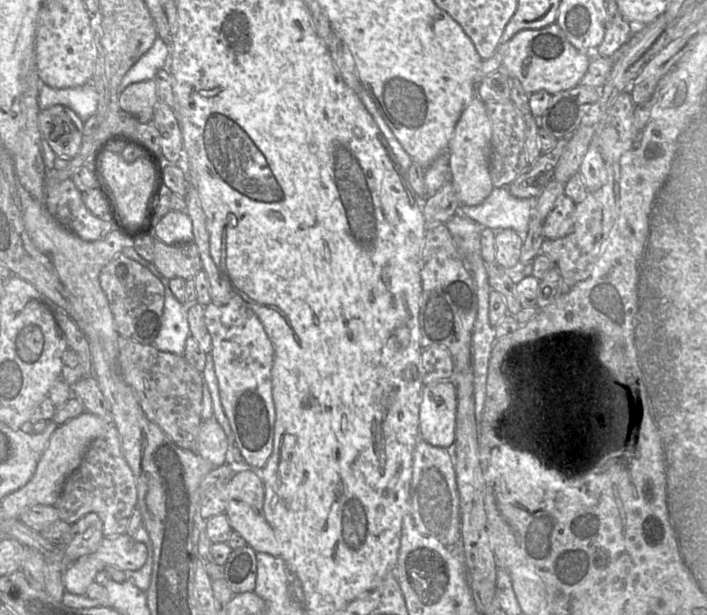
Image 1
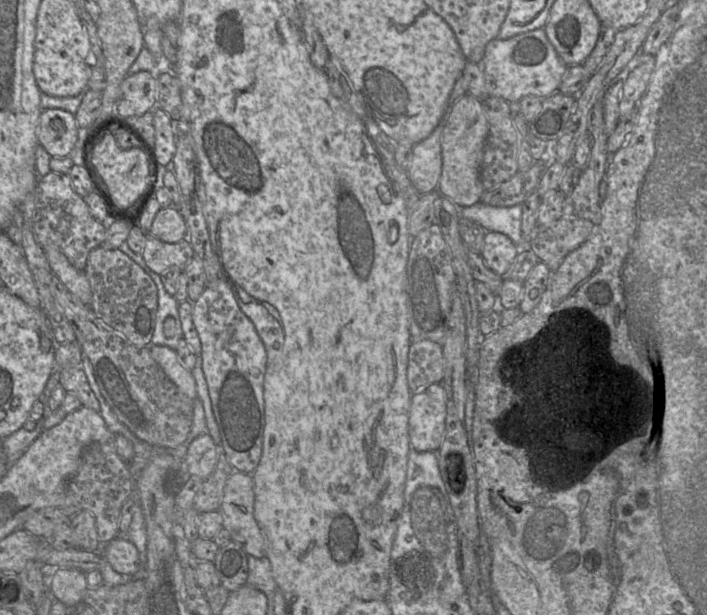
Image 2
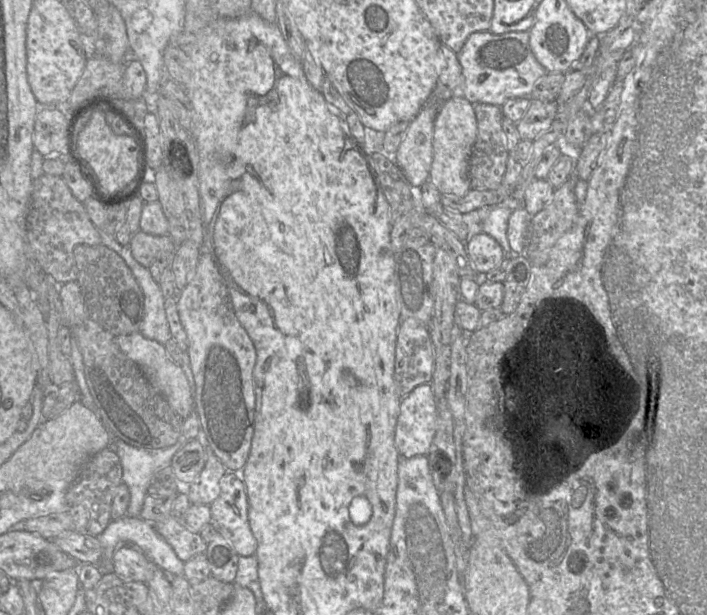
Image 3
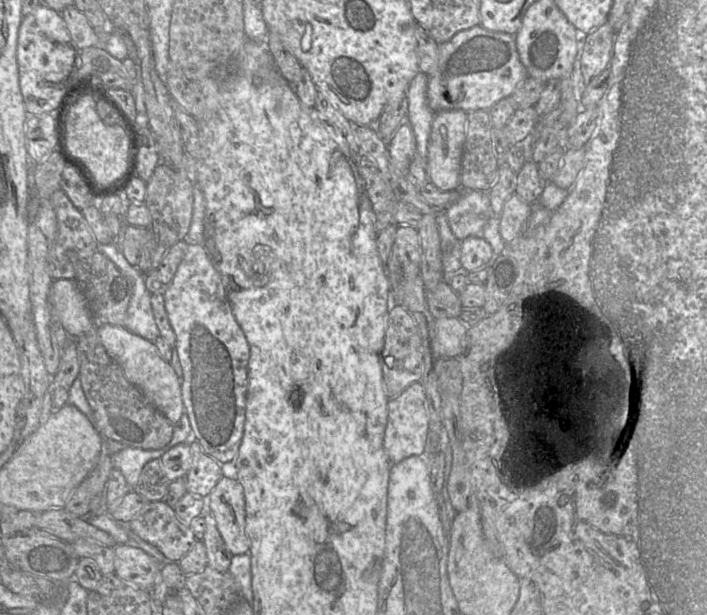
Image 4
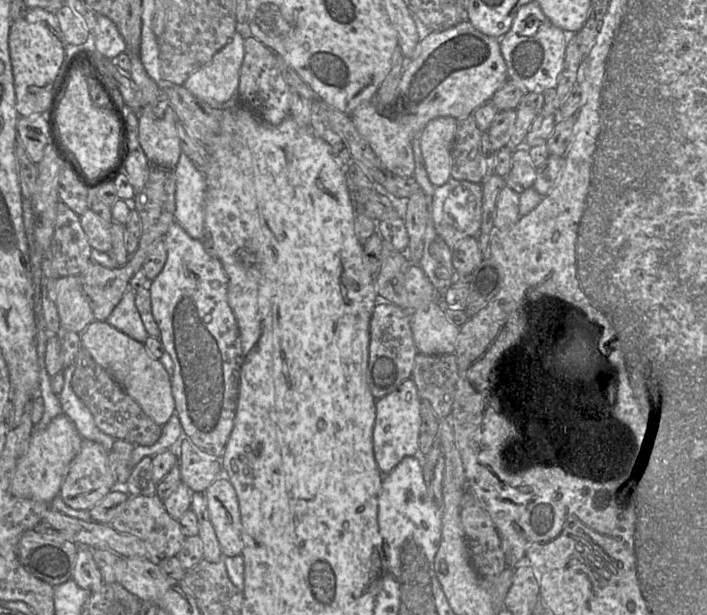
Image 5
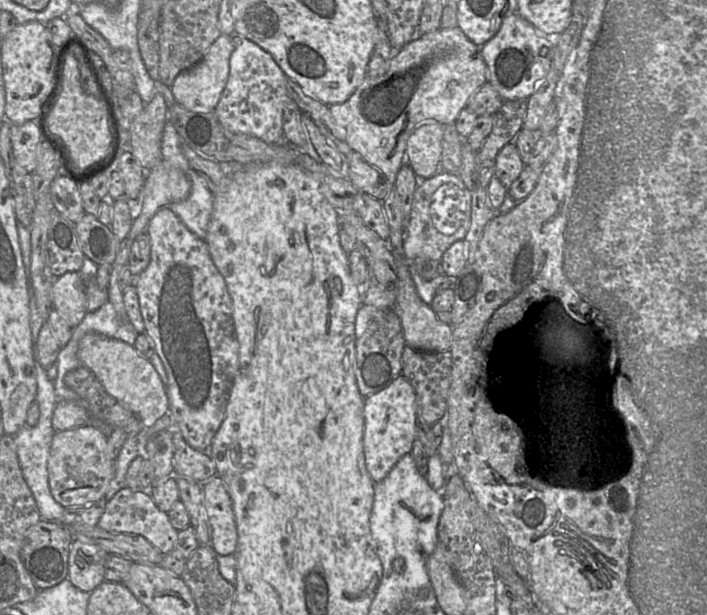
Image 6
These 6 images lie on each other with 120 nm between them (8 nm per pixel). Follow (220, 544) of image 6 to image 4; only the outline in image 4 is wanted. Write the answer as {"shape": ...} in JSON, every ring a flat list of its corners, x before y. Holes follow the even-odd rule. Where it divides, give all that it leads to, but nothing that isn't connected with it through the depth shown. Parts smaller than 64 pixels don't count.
{"shape":[[223,476,206,498,206,504,231,554,249,553,250,539,246,531,245,497,240,482]]}

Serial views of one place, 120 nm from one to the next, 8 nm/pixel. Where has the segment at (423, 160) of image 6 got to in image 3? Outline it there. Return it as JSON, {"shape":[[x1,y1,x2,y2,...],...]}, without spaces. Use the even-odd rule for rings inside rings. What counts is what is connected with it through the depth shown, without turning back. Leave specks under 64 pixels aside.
{"shape":[[452,97,439,108,434,122,433,160,429,181,440,194,465,196,470,190,469,158,477,137,474,104,463,97]]}

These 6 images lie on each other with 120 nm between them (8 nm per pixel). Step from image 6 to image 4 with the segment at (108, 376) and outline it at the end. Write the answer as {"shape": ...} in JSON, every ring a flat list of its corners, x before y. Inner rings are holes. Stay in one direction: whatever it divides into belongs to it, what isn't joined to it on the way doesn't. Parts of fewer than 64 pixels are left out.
{"shape":[[97,326,97,334,109,356,122,367,127,380,137,386,148,401,175,425,185,413,181,381,170,362,161,358,155,344,123,326]]}

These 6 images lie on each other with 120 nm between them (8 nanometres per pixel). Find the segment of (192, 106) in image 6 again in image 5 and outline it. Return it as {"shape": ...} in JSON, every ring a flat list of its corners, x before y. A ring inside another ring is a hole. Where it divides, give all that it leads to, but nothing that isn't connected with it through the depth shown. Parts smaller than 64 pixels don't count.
{"shape":[[236,32,207,65,187,78,184,87,211,107,240,107,235,97,244,55,244,37]]}

